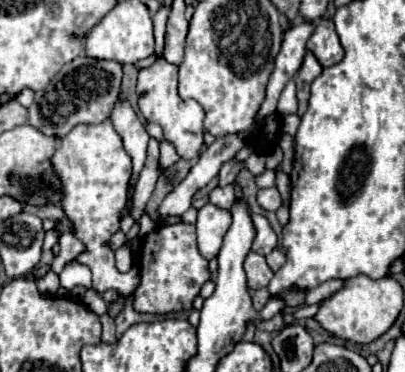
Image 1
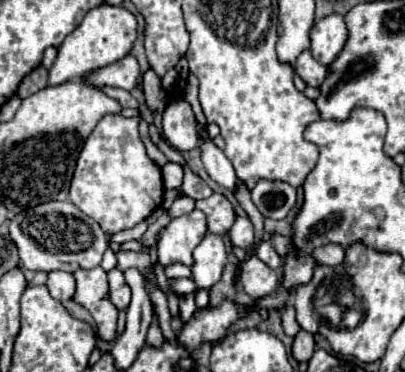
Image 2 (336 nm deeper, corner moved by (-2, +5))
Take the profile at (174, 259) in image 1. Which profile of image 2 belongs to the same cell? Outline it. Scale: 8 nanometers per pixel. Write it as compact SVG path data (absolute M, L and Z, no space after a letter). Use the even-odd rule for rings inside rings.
M198 208L180 218L172 218L158 242L160 262L164 266L176 262L192 266L192 252L206 236L206 230L206 214Z

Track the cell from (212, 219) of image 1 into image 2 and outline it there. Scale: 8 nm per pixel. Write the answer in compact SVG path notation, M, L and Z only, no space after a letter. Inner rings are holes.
M206 234L206 238L196 246L194 250L194 264L192 264L192 278L198 284L198 288L210 290L222 276L222 270L226 266L226 248L222 242L222 236Z

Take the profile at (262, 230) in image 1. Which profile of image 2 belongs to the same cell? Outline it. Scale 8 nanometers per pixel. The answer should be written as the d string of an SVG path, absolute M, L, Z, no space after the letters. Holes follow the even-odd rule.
M236 218L236 222L232 224L230 228L230 240L234 246L240 246L240 248L248 248L254 240L254 228L252 228L252 222L248 218Z

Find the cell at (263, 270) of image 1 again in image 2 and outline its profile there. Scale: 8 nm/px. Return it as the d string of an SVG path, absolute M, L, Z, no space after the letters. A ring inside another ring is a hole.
M252 256L242 264L240 282L250 298L260 300L278 288L278 274L272 268L264 266L264 262L260 262L256 256Z

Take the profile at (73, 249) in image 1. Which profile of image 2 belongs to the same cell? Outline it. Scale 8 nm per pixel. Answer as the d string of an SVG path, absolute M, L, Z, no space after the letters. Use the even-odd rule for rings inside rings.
M54 270L48 272L48 280L46 280L46 288L52 294L52 298L56 300L68 300L72 298L74 290L76 290L76 280L72 272L62 272L62 270Z

